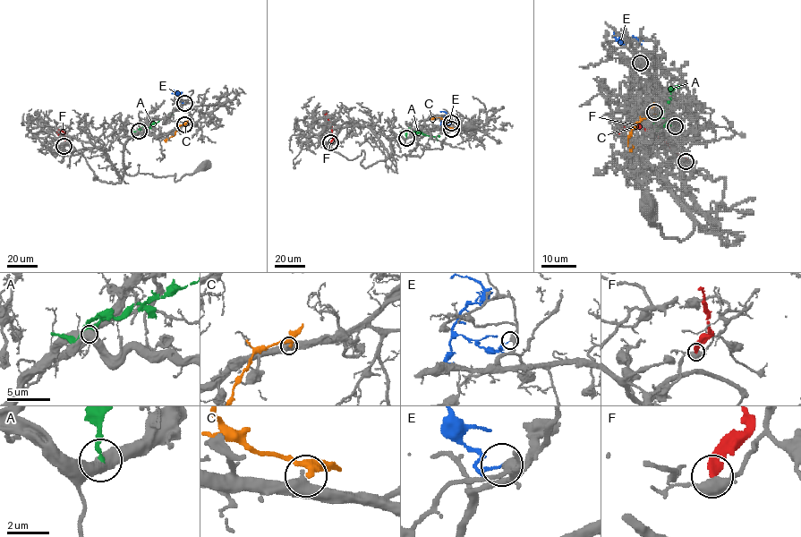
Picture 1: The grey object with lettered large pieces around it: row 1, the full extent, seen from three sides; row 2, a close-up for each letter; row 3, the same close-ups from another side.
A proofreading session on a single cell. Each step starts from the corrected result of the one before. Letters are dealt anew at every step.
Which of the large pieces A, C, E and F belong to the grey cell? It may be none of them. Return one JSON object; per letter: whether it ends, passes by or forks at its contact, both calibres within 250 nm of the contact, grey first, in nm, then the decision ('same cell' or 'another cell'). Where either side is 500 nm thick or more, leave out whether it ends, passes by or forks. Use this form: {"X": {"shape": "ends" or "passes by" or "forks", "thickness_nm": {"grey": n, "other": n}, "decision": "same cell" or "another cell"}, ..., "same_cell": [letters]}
{"A": {"thickness_nm": {"grey": 550, "other": 150}, "decision": "another cell"}, "C": {"shape": "passes by", "thickness_nm": {"grey": 480, "other": 220}, "decision": "another cell"}, "E": {"shape": "ends", "thickness_nm": {"grey": 400, "other": 100}, "decision": "same cell"}, "F": {"thickness_nm": {"grey": 500, "other": 320}, "decision": "another cell"}, "same_cell": ["E"]}

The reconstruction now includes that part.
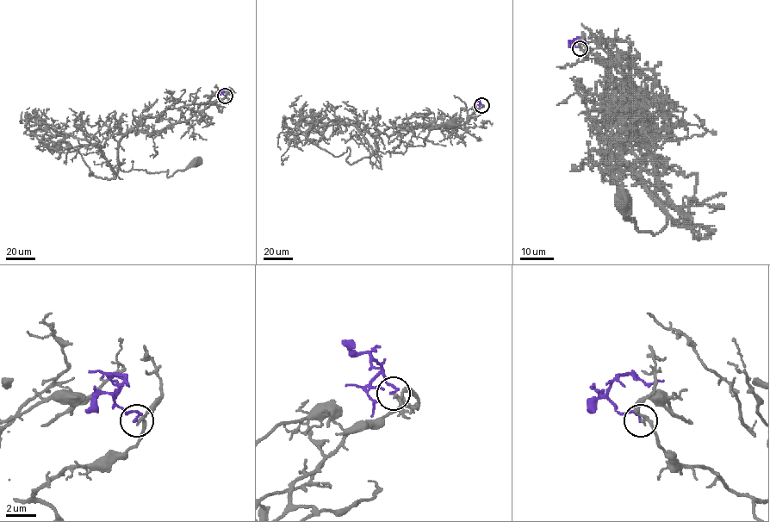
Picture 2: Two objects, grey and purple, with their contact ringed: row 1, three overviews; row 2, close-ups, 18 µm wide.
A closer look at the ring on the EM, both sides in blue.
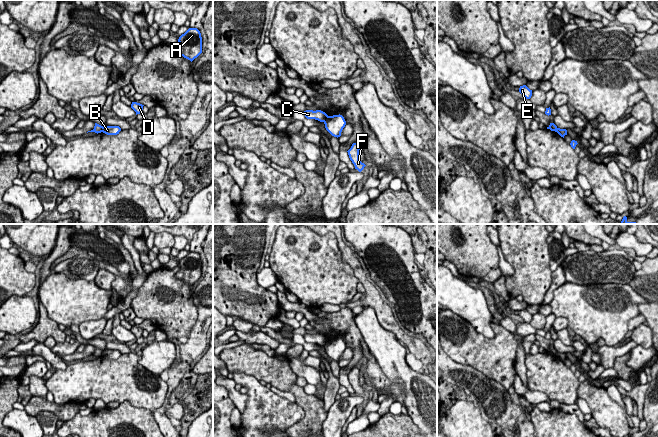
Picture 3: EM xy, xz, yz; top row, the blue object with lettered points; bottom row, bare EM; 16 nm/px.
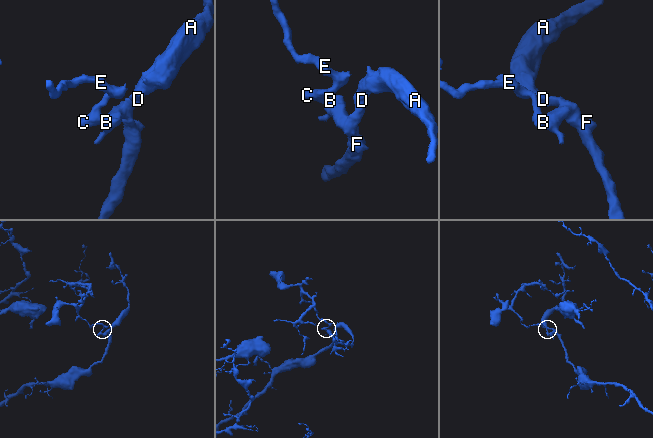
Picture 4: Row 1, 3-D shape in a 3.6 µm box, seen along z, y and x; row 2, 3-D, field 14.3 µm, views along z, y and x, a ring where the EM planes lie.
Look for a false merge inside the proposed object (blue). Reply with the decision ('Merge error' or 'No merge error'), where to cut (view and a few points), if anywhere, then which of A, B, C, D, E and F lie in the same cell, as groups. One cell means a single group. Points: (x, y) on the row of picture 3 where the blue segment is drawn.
Merge error. Split along xz (329, 116), (324, 122). Groups: A B D F / C E

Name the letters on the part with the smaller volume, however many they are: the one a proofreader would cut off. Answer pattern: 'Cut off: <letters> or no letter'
Cut off: C, E

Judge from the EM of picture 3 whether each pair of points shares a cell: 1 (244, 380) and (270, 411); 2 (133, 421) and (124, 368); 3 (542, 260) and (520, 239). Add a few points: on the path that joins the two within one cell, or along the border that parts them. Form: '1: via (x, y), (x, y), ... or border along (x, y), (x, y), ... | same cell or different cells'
1: via (252, 388), (259, 395), (262, 403) | same cell
2: border along (120, 402), (127, 401), (151, 411) | different cells
3: via (537, 256), (525, 244) | same cell

